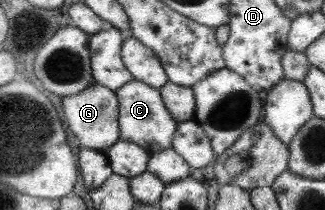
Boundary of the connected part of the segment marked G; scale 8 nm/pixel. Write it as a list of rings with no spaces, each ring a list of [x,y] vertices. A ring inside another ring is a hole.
[[[96,83],[90,84],[75,95],[62,97],[66,125],[78,140],[80,148],[104,151],[119,140],[117,104],[115,93]]]

